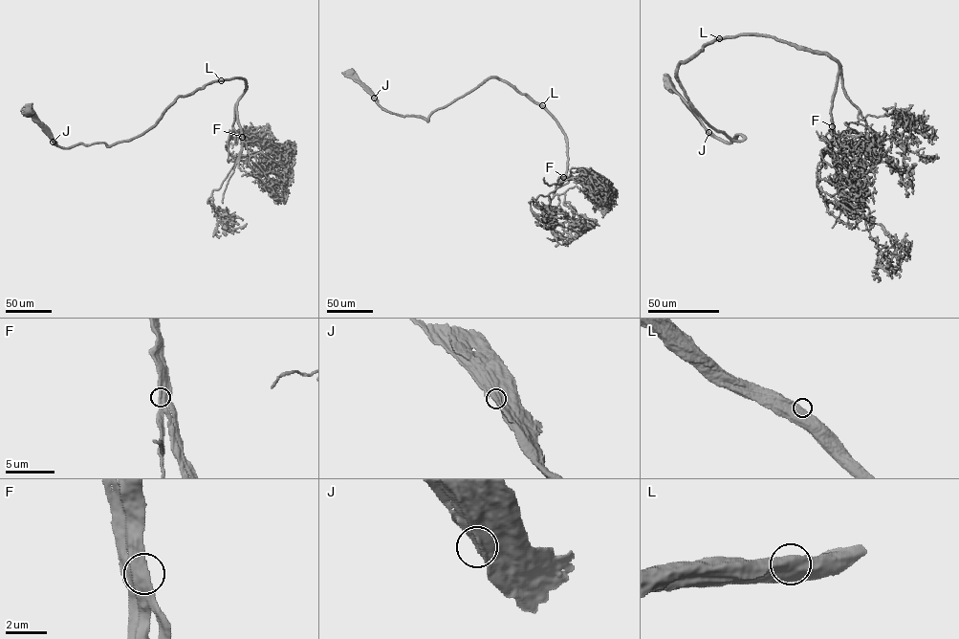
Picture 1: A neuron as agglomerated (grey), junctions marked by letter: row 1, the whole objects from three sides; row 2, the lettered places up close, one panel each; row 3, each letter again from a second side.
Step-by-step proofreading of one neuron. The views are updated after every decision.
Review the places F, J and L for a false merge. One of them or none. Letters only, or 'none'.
none

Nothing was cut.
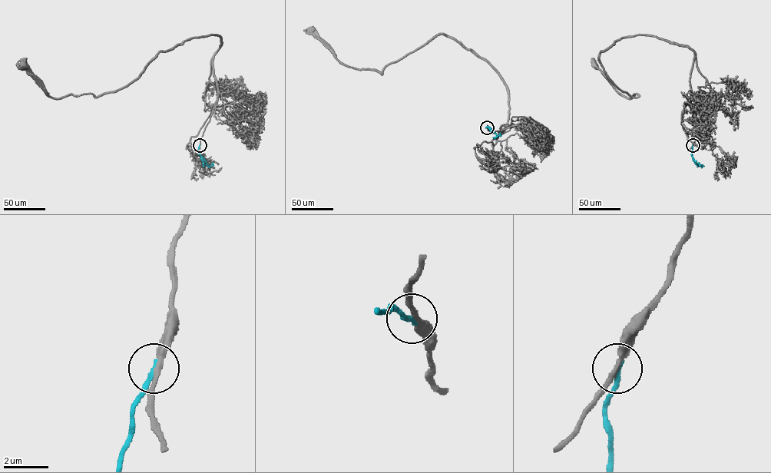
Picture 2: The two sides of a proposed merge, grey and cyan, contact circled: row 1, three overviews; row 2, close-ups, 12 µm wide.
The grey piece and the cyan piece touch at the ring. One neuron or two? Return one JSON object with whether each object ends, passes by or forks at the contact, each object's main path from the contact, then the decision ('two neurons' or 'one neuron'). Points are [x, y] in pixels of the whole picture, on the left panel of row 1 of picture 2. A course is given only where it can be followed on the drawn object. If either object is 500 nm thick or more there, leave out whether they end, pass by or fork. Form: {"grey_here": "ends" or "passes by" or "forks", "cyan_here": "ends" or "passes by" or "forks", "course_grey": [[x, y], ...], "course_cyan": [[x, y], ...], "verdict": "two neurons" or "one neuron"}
{"grey_here": "passes by", "cyan_here": "ends", "course_grey": [[200, 145], [217, 94], [218, 35], [160, 51], [138, 77], [97, 97], [53, 98], [16, 64]], "course_cyan": [[200, 145], [198, 151], [208, 164], [210, 166], [213, 162]], "verdict": "one neuron"}

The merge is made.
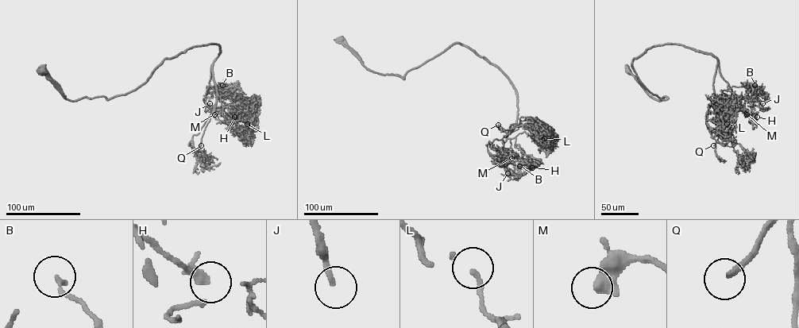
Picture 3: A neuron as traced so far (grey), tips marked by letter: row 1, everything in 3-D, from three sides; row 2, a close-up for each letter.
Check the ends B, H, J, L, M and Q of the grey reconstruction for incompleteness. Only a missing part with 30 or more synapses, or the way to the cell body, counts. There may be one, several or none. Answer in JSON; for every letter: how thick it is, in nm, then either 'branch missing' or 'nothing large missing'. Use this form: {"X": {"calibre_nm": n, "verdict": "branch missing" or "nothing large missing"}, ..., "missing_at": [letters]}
{"B": {"calibre_nm": 180, "verdict": "nothing large missing"}, "H": {"calibre_nm": 200, "verdict": "nothing large missing"}, "J": {"calibre_nm": 180, "verdict": "branch missing"}, "L": {"calibre_nm": 190, "verdict": "nothing large missing"}, "M": {"calibre_nm": 480, "verdict": "branch missing"}, "Q": {"calibre_nm": 200, "verdict": "branch missing"}, "missing_at": ["J", "M", "Q"]}

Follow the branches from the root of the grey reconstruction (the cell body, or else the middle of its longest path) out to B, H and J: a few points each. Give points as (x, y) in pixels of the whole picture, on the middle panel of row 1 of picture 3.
B: (495, 67), (508, 78), (515, 90), (518, 109), (516, 124), (507, 130), (502, 153), (508, 163), (519, 166)
H: (495, 67), (515, 90), (518, 109), (516, 124), (507, 130), (503, 147), (528, 160), (532, 167)
J: (495, 67), (508, 78), (517, 96), (516, 124), (507, 130), (500, 158), (507, 173)

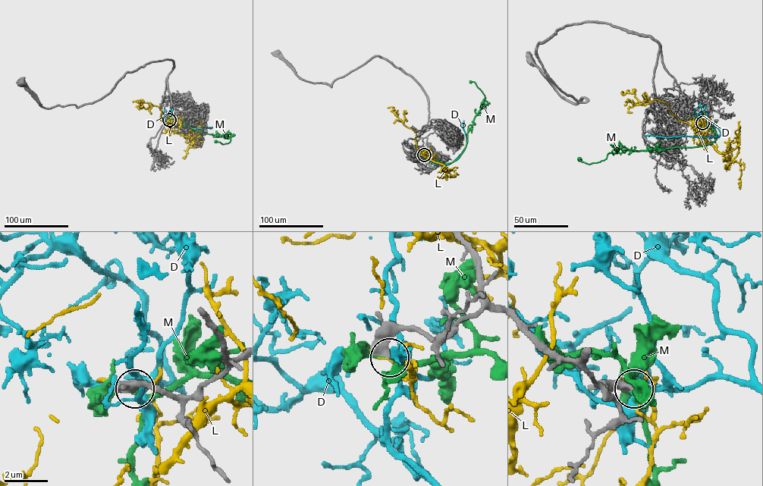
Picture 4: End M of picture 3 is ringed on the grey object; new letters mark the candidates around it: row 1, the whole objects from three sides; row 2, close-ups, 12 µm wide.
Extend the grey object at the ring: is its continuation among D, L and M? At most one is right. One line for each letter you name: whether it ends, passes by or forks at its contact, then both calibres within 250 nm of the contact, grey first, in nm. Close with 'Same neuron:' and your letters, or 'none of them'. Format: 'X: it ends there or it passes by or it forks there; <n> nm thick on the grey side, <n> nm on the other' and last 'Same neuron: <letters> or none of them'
Same neuron: none of them

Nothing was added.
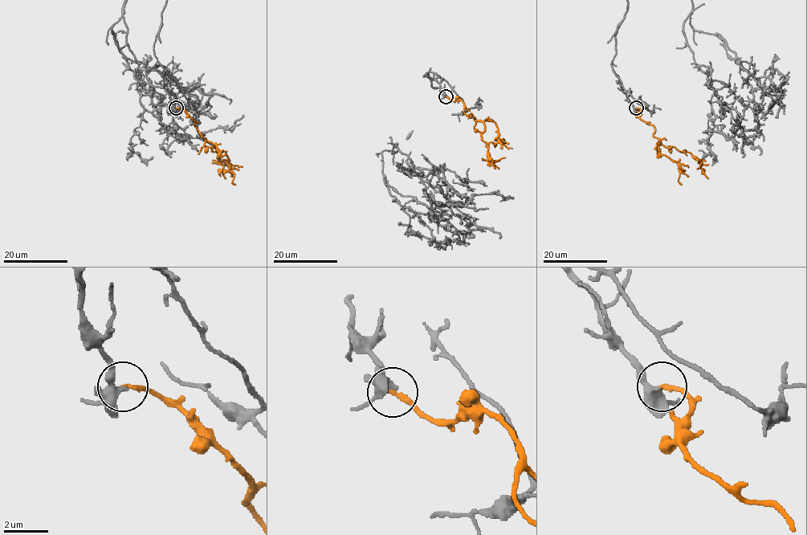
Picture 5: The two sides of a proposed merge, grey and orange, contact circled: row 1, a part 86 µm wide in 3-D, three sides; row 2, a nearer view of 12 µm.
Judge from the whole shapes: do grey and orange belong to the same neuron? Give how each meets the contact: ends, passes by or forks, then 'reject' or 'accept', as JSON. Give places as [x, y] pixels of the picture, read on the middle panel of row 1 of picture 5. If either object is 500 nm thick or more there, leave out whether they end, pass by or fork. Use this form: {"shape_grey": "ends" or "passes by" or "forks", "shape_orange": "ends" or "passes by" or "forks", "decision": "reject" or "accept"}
{"shape_grey": "forks", "shape_orange": "ends", "decision": "accept"}

